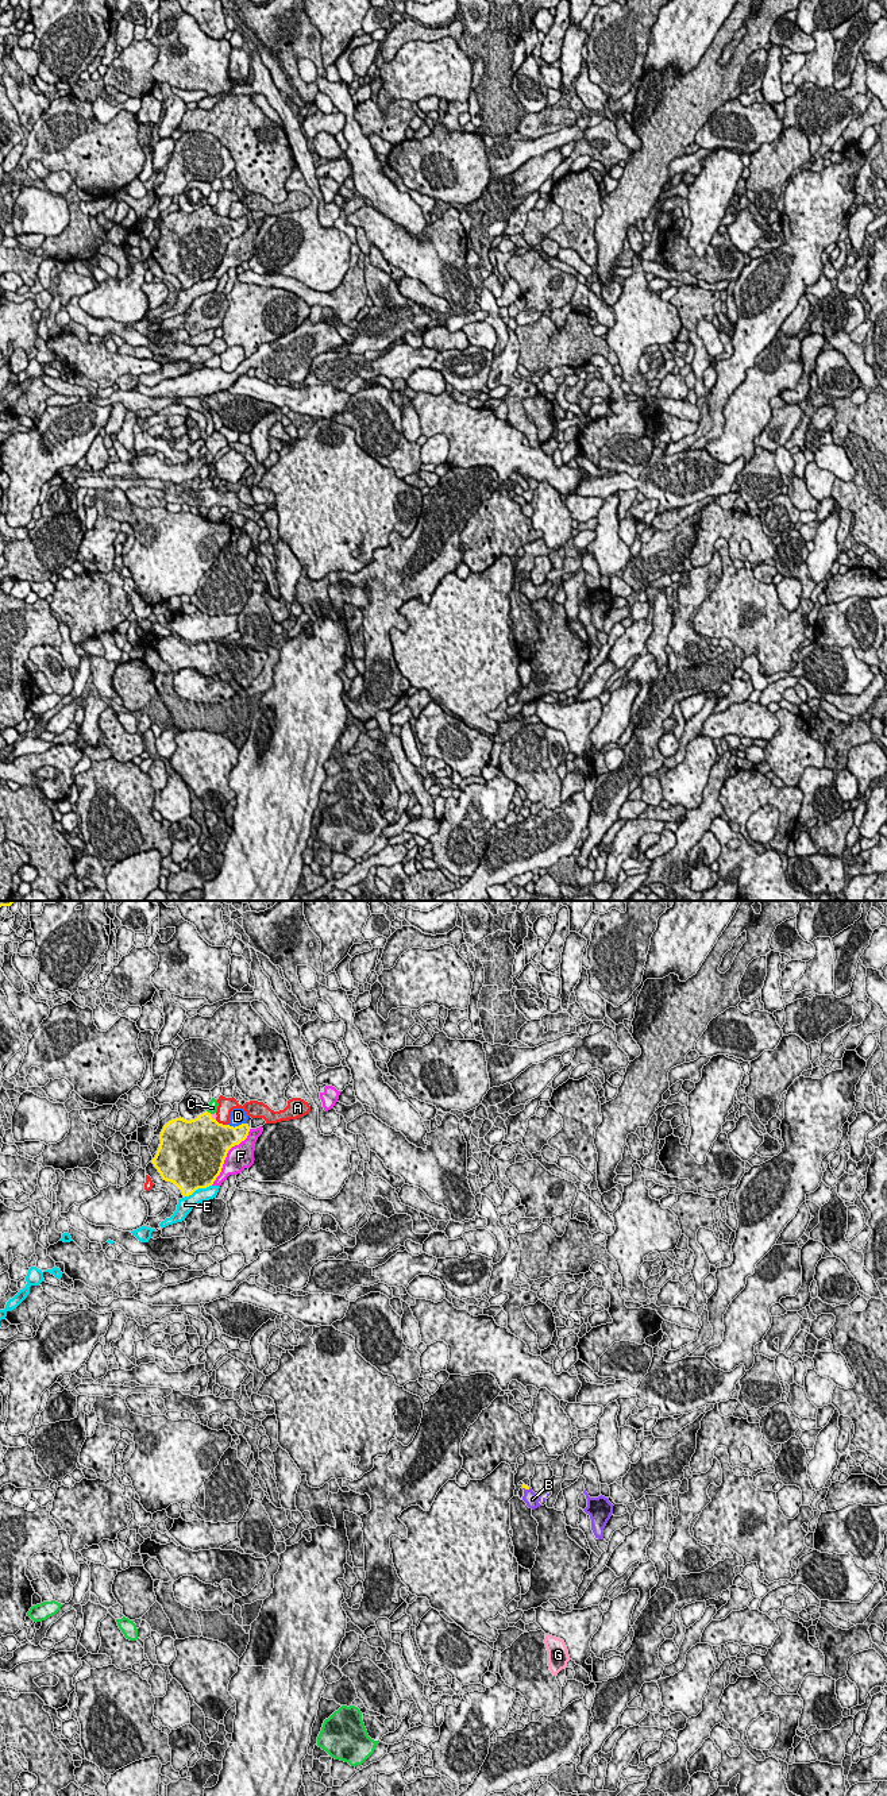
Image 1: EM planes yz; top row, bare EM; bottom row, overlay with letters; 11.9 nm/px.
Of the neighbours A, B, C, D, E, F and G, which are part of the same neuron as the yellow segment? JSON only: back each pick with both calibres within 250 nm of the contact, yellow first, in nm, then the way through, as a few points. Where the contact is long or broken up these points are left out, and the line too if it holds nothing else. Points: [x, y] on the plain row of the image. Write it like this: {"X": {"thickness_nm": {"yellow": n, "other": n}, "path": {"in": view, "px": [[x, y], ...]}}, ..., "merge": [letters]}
{"B": {"thickness_nm": {"yellow": 50, "other": 170}, "path": {"in": "yz", "px": [[524, 578], [527, 581], [532, 592]]}}, "merge": ["B"]}

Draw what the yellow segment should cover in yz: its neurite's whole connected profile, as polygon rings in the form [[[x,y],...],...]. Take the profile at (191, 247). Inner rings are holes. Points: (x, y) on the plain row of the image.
[[[208,204],[190,213],[180,209],[163,219],[159,227],[161,236],[151,255],[163,273],[174,275],[184,289],[189,289],[196,282],[213,277],[221,265],[228,243],[244,234],[248,224],[247,216],[235,220],[223,217],[213,212]]]

